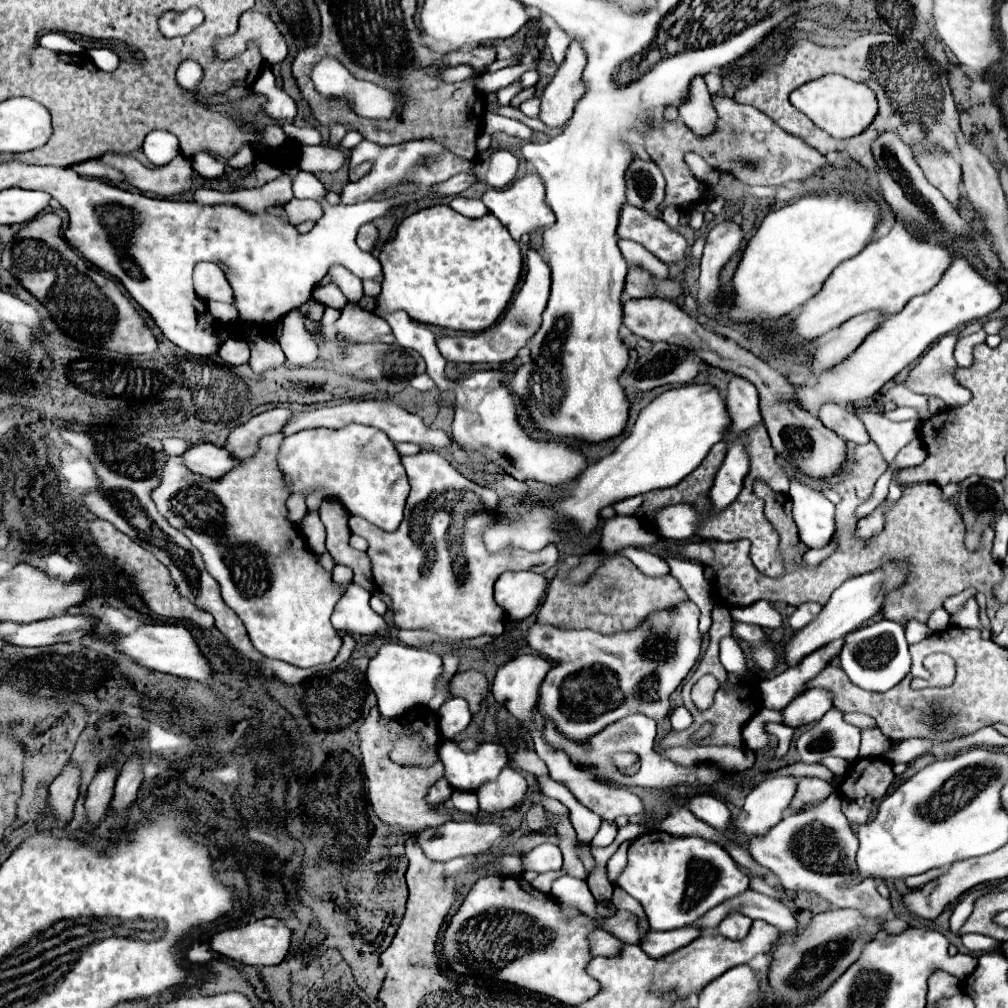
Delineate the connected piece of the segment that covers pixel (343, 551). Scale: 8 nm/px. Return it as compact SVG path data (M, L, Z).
M324 500L320 508L320 520L326 528L326 548L332 554L336 564L348 564L356 572L356 584L364 586L366 590L374 590L370 564L366 552L358 552L348 546L348 512L340 508L334 500Z

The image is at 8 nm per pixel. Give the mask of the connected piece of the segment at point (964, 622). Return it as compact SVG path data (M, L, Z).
M968 598L966 604L964 604L964 608L960 608L954 614L950 614L950 626L982 628L982 624L978 620L978 604L976 604L976 598Z

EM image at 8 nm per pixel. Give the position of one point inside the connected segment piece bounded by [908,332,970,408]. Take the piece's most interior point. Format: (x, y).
(934, 376)

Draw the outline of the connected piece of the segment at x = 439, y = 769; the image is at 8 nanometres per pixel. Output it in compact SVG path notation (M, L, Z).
M374 708L360 728L360 740L362 740L360 750L362 750L362 758L364 758L364 772L368 778L370 802L372 802L374 812L380 816L382 822L398 824L412 832L420 832L426 826L444 824L446 820L450 820L446 814L446 808L428 808L428 804L424 804L424 792L428 790L428 784L432 784L432 780L436 780L436 776L442 776L444 766L438 762L432 768L422 770L422 768L404 768L400 764L394 764L388 758L388 752L392 750L392 738L378 724L378 718L380 718L380 712Z

